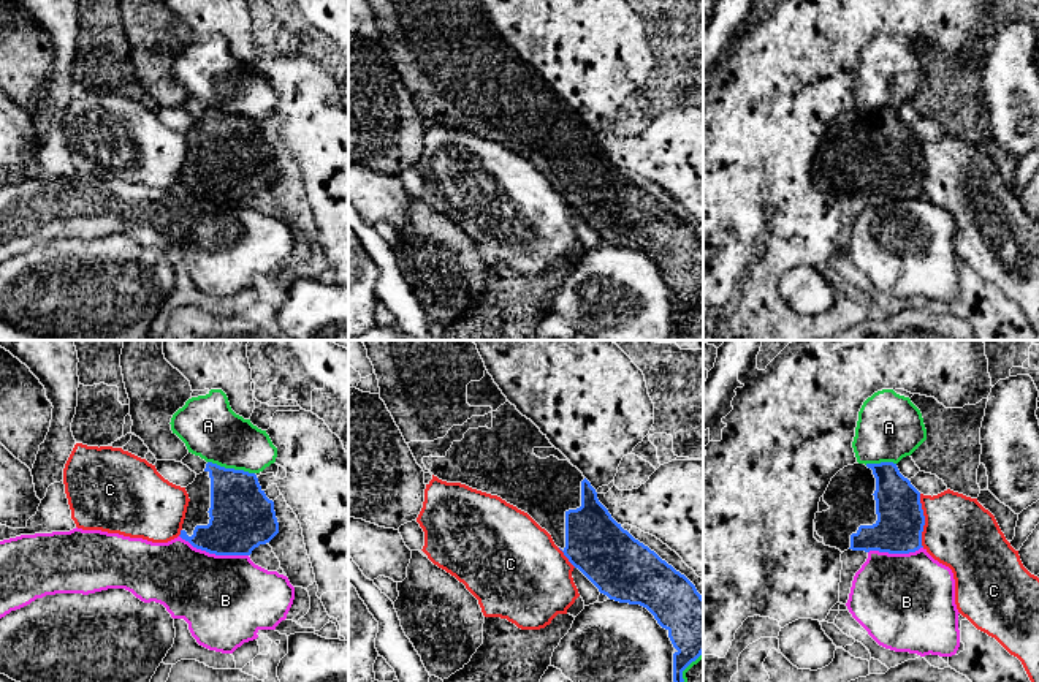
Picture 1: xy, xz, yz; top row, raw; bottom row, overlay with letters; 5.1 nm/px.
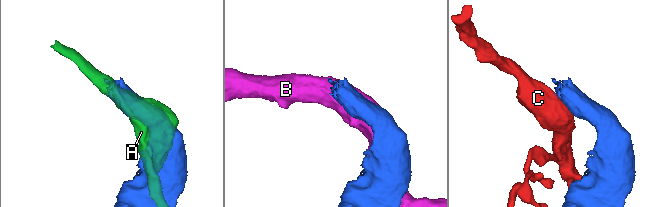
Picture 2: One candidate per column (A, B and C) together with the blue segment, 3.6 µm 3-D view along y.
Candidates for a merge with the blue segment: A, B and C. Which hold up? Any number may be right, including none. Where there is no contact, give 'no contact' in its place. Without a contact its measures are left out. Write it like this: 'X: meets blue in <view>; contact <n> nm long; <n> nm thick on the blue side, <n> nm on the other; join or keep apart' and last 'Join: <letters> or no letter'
A: meets blue in xy; contact 240 nm long; 320 nm thick on the blue side, 300 nm on the other; keep apart
B: meets blue in xy; contact 360 nm long; 320 nm thick on the blue side, 460 nm on the other; keep apart
C: meets blue in yz; contact 280 nm long; 240 nm thick on the blue side, 360 nm on the other; keep apart
Join: no letter

